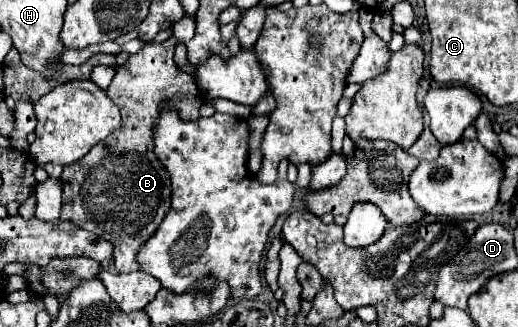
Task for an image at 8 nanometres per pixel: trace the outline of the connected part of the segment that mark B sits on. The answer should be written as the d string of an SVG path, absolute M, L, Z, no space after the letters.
M169 37L163 43L145 43L139 53L131 55L125 65L115 69L117 73L107 89L107 97L121 109L121 127L95 145L91 153L63 167L61 175L61 219L107 239L113 245L113 261L119 273L139 271L135 253L139 251L139 245L143 245L157 231L169 211L169 173L155 159L151 145L151 129L159 113L159 103L169 99L183 119L191 119L199 117L199 107L205 101L193 77L175 69L175 45L175 37Z

